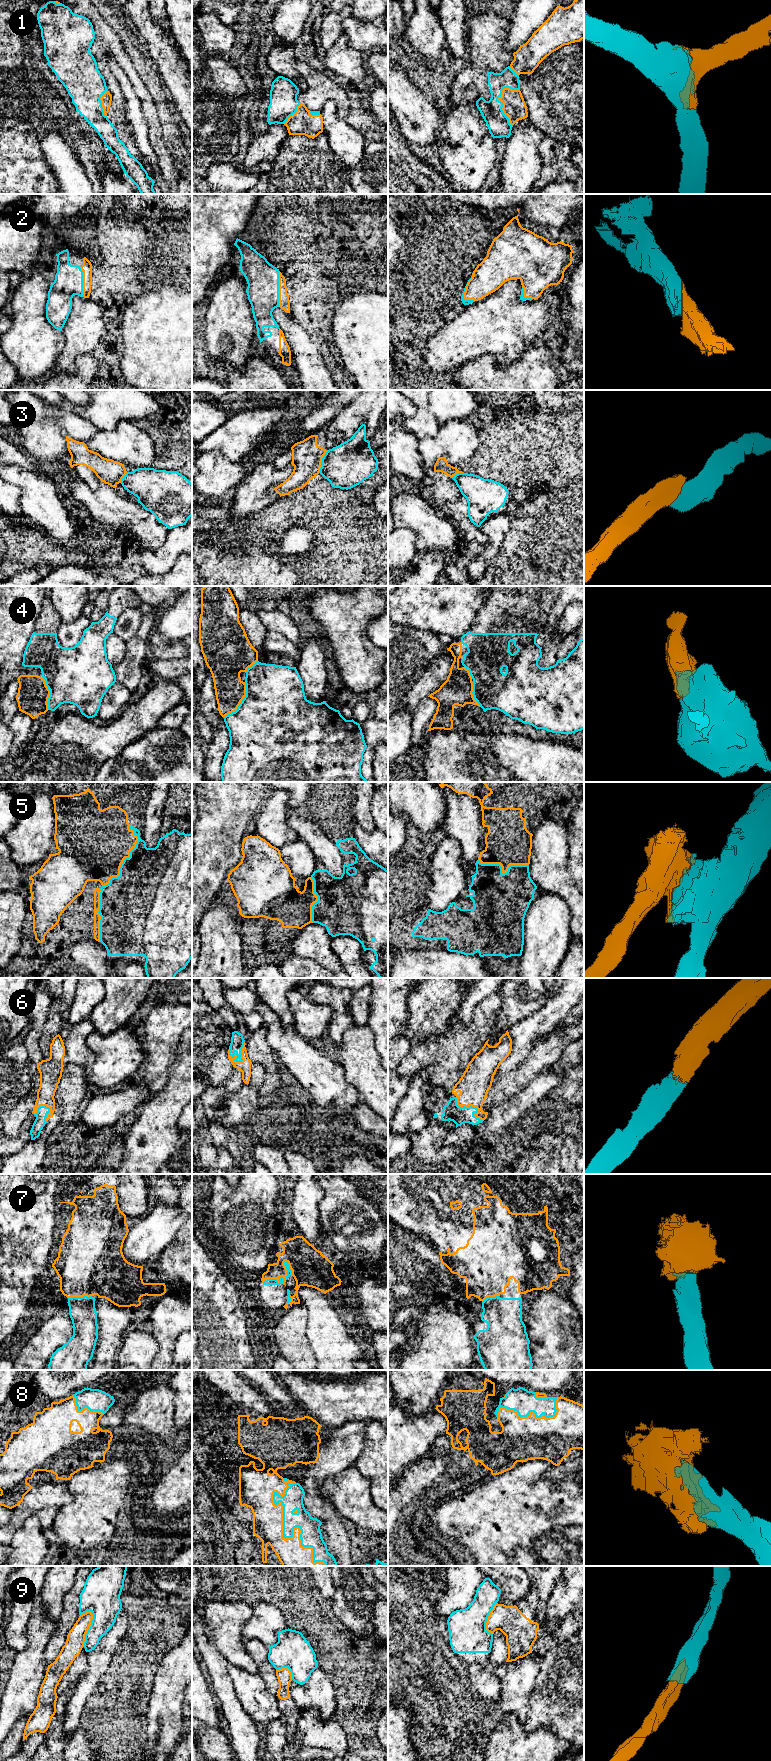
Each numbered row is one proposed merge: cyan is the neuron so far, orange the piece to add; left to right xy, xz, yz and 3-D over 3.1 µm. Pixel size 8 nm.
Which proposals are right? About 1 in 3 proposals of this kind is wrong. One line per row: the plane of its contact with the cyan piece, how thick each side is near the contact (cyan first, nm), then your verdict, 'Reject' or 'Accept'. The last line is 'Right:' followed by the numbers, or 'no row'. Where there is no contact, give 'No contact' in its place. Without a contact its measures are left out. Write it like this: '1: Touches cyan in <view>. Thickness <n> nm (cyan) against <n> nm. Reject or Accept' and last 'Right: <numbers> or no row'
1: Touches cyan in yz. Thickness 180 nm (cyan) against 180 nm. Accept
2: Touches cyan in xz. Thickness 260 nm (cyan) against 90 nm. Accept
3: Touches cyan in xz. Thickness 360 nm (cyan) against 240 nm. Reject
4: Touches cyan in xz. Thickness 500 nm (cyan) against 240 nm. Accept
5: Touches cyan in xy. Thickness 480 nm (cyan) against 500 nm. Reject
6: Touches cyan in xz. Thickness 110 nm (cyan) against 100 nm. Accept
7: Touches cyan in xz. Thickness 50 nm (cyan) against 300 nm. Accept
8: Touches cyan in xz. Thickness 170 nm (cyan) against 260 nm. Accept
9: Touches cyan in xy. Thickness 260 nm (cyan) against 140 nm. Reject
Right: 1, 2, 4, 6, 7, 8

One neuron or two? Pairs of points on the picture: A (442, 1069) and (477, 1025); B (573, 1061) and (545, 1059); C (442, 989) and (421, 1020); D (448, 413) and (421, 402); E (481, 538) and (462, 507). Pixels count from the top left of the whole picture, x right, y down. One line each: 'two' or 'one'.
A: one
B: two
C: one
D: two
E: one

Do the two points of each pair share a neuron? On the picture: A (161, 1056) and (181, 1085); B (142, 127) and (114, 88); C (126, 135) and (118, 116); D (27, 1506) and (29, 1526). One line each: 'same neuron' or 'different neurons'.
A: different neurons
B: different neurons
C: same neuron
D: different neurons

